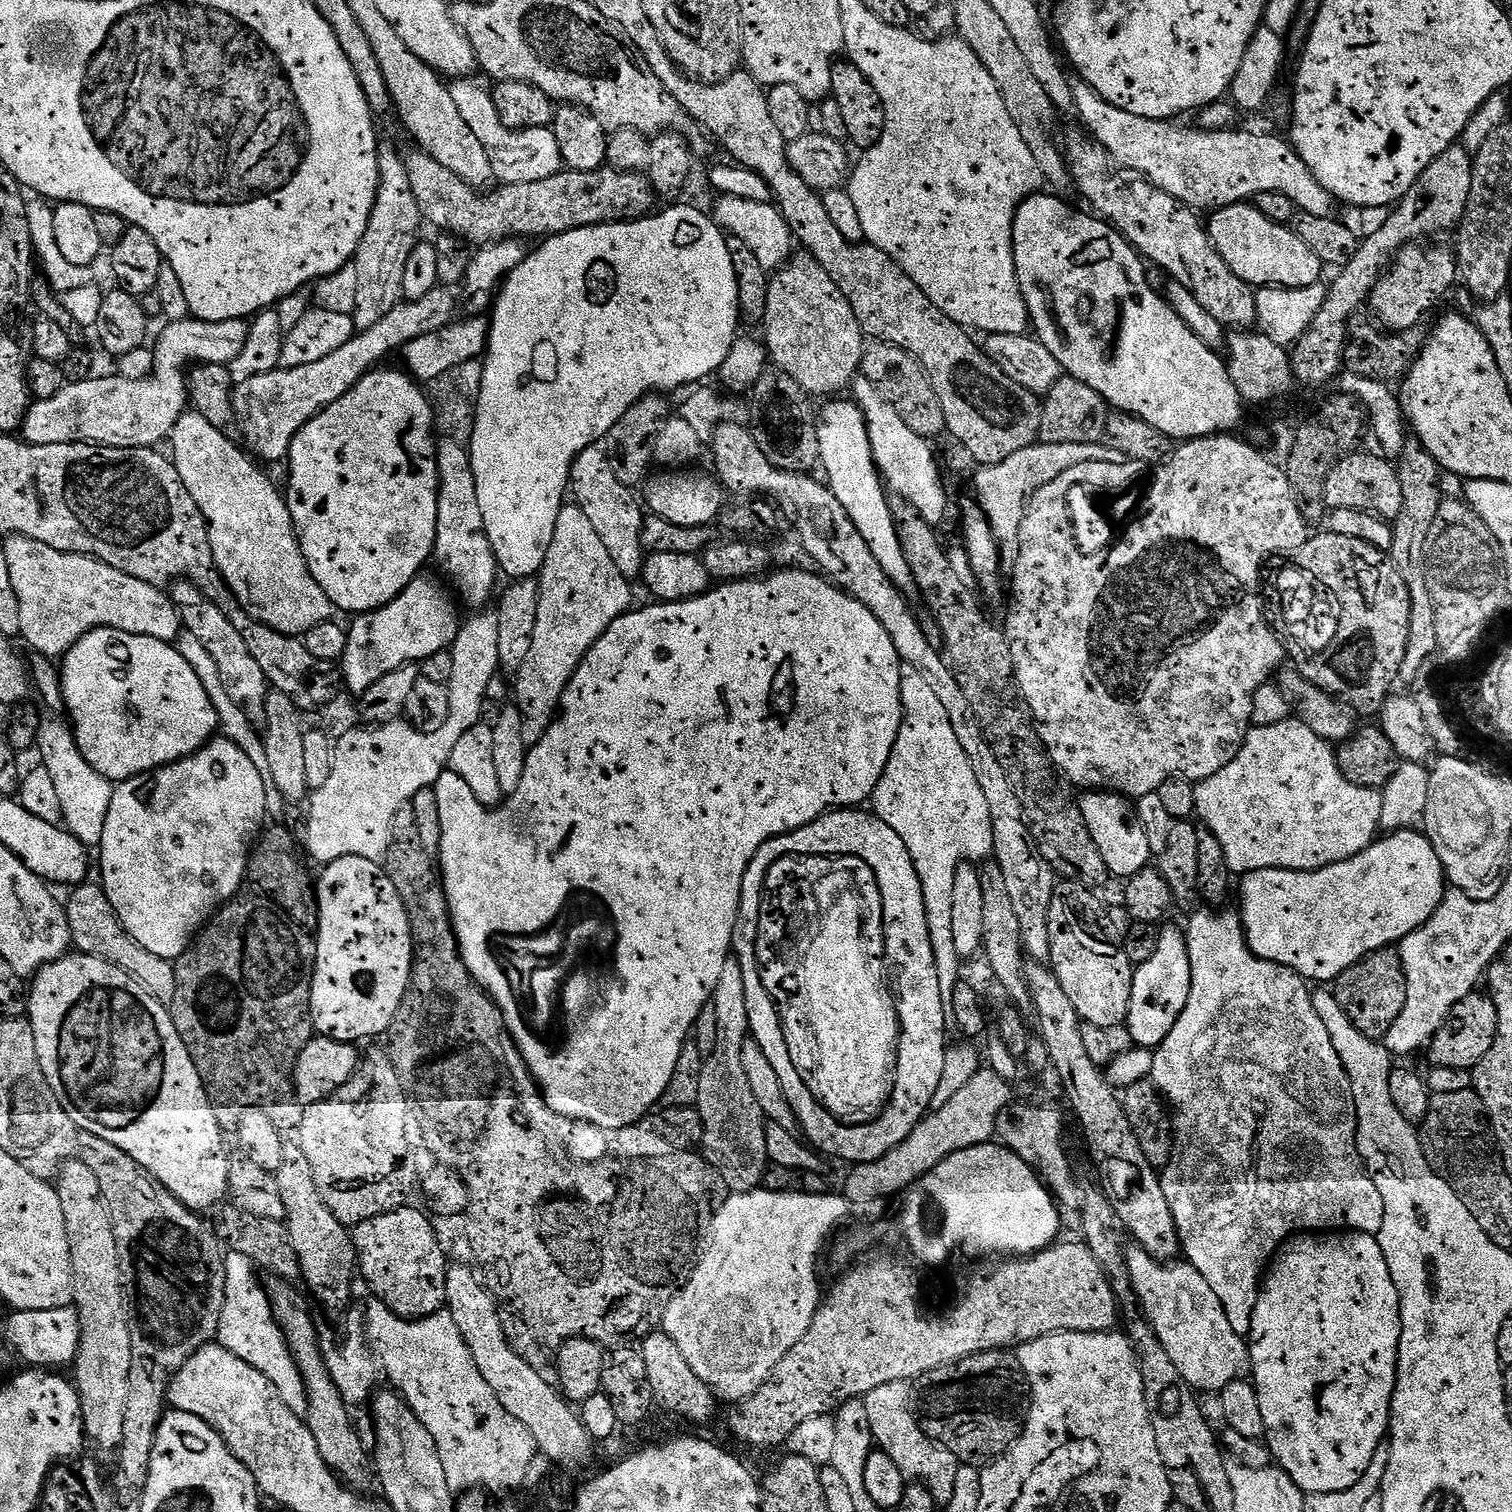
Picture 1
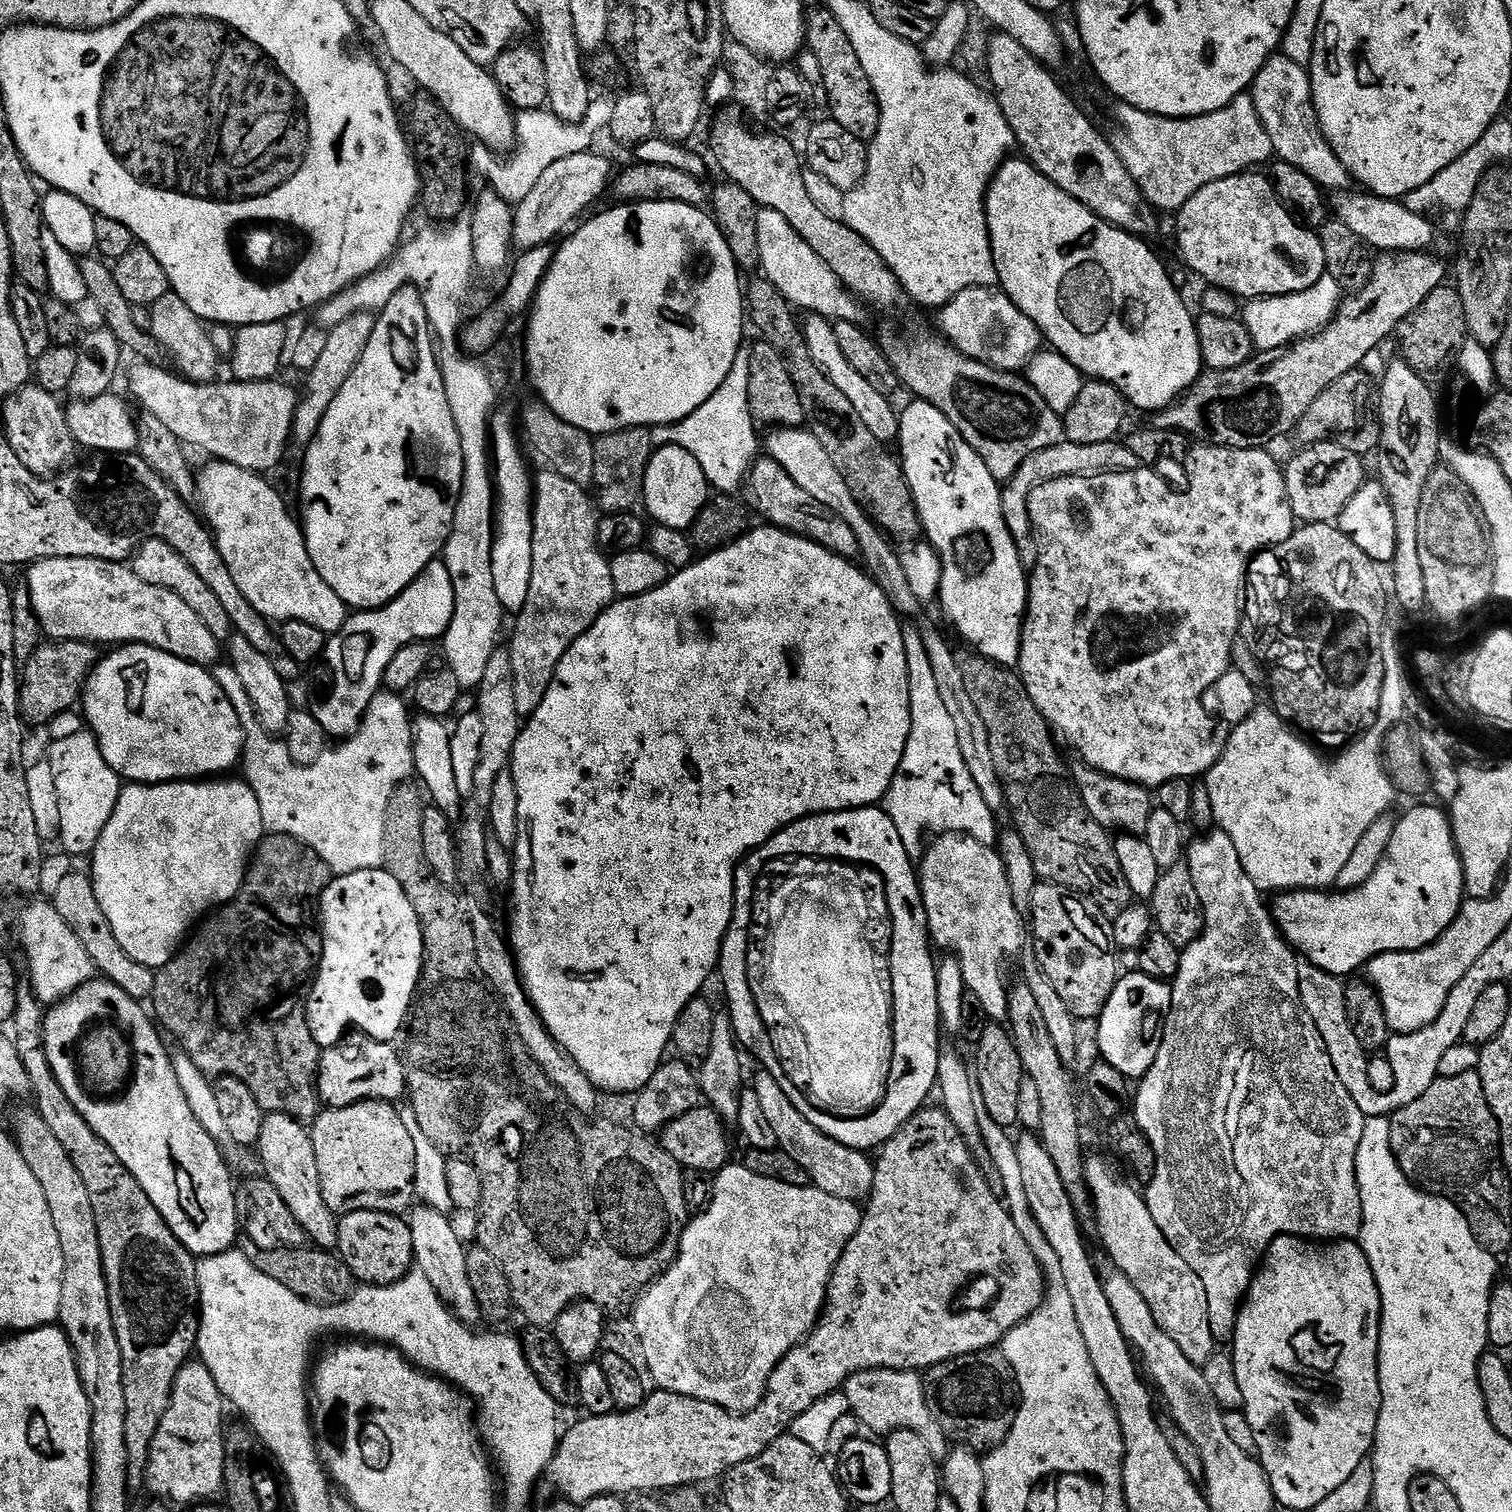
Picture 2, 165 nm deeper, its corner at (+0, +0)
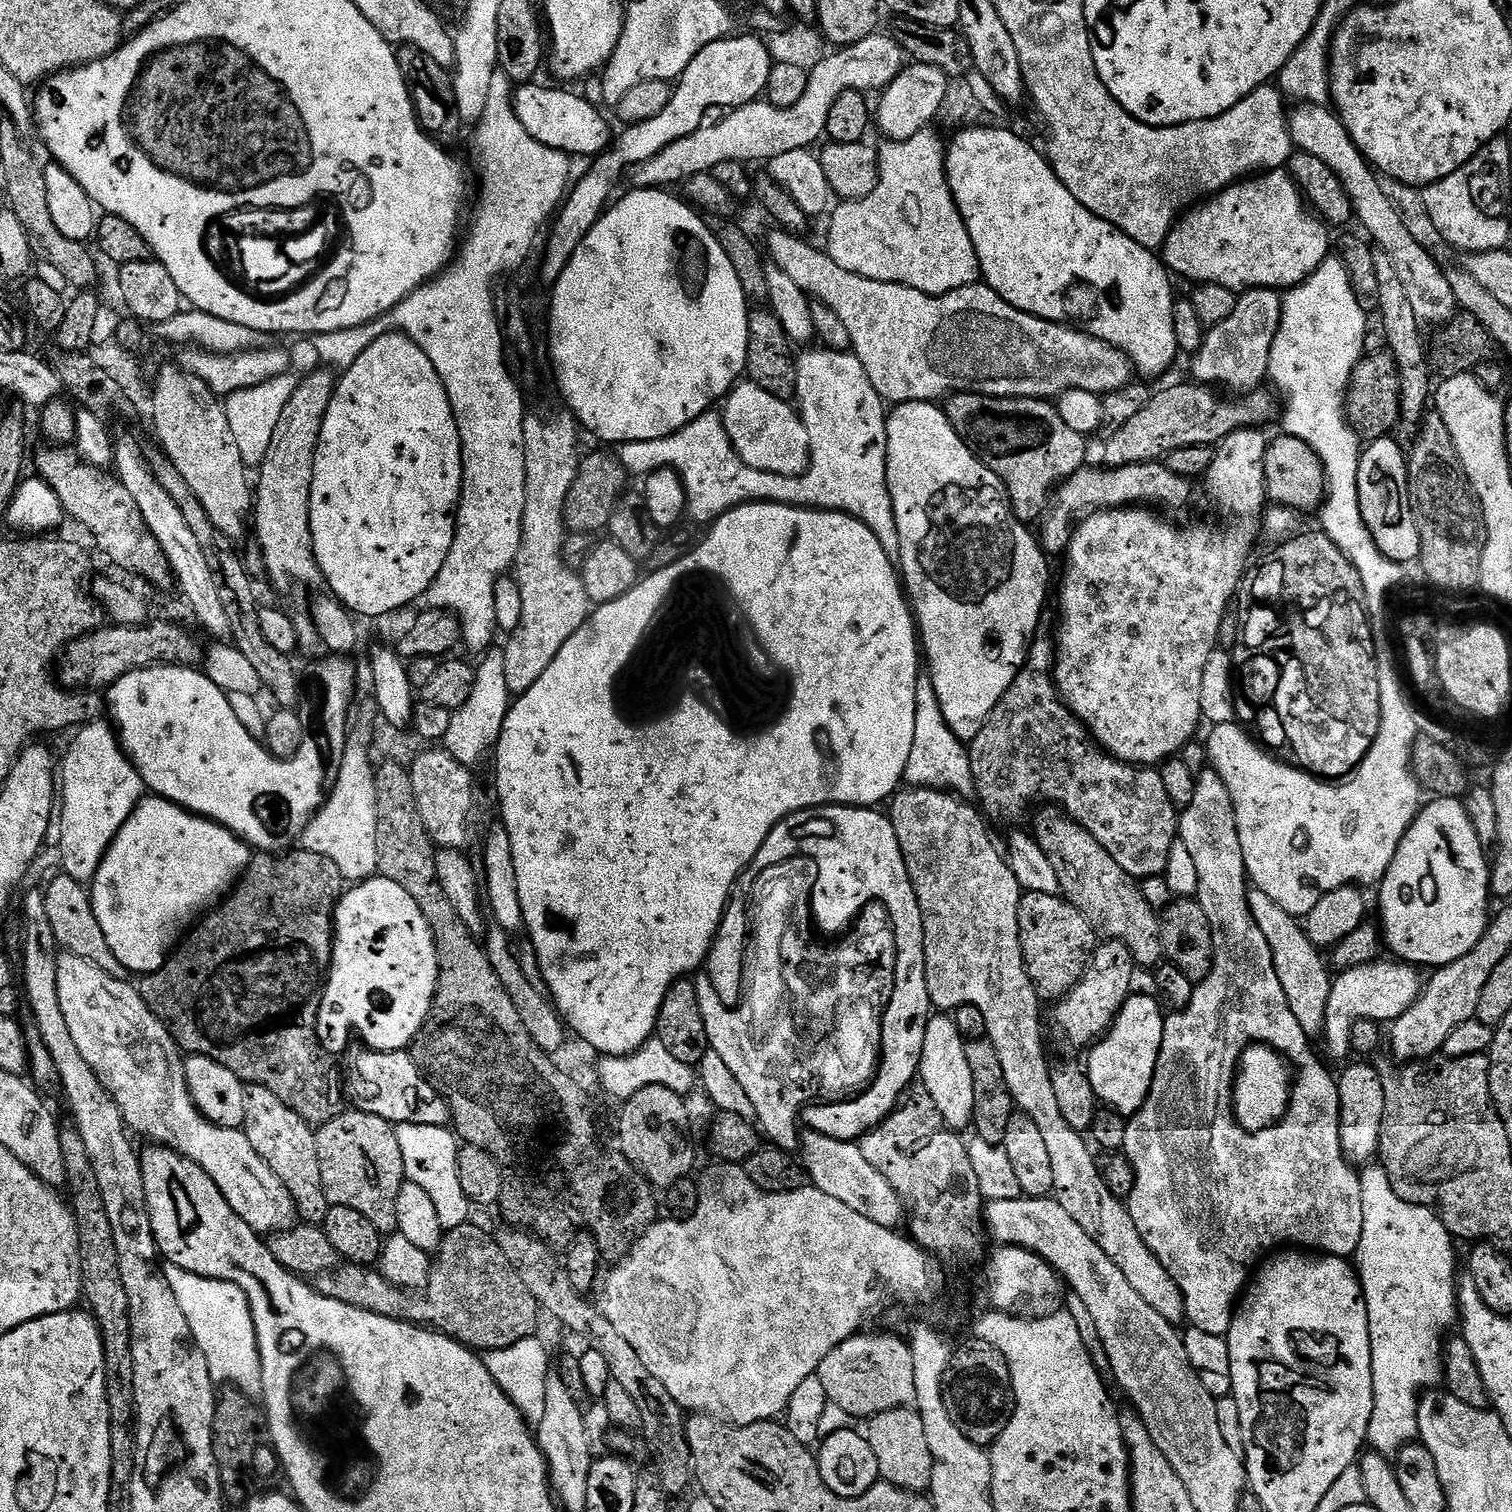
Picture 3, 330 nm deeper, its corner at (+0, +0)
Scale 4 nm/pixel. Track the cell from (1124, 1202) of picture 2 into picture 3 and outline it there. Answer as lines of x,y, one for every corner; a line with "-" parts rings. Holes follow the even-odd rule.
905,787
891,797
892,812
890,819
894,834
898,834
898,846
922,908
922,930
926,942
926,986
932,991
932,1006
936,1010
955,1010
963,1004
978,1006
982,1018
986,1018
987,1039
998,1050
998,1062
1002,1062
1002,1074
1006,1074
1006,1086
1012,1095
1012,1103
1019,1111
1026,1113
1038,1126
1043,1141
1050,1154
1051,1169
1054,1170
1054,1199
1106,1250
1106,1258
1126,1274
1126,1282
1134,1286
1142,1302
1154,1306
1166,1322
1173,1326
1185,1323
1184,1295
1179,1286
1170,1278
1170,1274
1154,1258
1150,1246
1142,1242
1142,1236
1130,1218
1127,1203
1121,1197
1106,1190
1106,1182
1098,1174
1096,1156
1088,1149
1089,1141
1076,1132
1058,1107
1058,1098
1054,1095
1052,1074
1048,1056
1044,1053
1044,1044
1040,1041
1040,1007
1042,1001
1036,995
1036,988
1030,982
1028,971
1022,958
1020,945
1020,897
1022,891
1018,879
1014,876
1007,859
992,845
988,837
985,817
968,805
967,799
939,788

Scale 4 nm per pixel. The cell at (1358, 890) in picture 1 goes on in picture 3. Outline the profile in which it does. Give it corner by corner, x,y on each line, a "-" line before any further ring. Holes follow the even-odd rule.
1432,798
1417,812
1414,822
1406,830
1394,862
1386,870
1384,879
1379,881
1380,920
1382,940
1393,952
1393,957
1413,966
1425,964
1428,970
1443,968
1454,962
1482,938
1490,923
1488,900
1490,901
1490,860
1484,857
1486,848
1480,844
1478,834
1468,817
1463,803
1456,798

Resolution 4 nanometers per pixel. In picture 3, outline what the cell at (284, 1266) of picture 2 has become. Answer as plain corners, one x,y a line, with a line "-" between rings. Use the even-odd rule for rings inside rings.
467,1222
443,1233
440,1246
436,1249
428,1270
428,1282
422,1290
401,1290
384,1277
383,1271
367,1264
347,1262
315,1277
314,1287
318,1294
334,1298
334,1302
346,1302
346,1306
358,1306
358,1310
366,1310
382,1318
431,1326
435,1331
443,1332
450,1339
457,1340
480,1354
502,1350
506,1346
514,1346
514,1342
535,1337
536,1323
539,1322
540,1316
542,1317
540,1303
536,1301
534,1294
530,1294
530,1290
526,1290
522,1278
518,1278
518,1274
502,1254
495,1235
479,1228
474,1222

